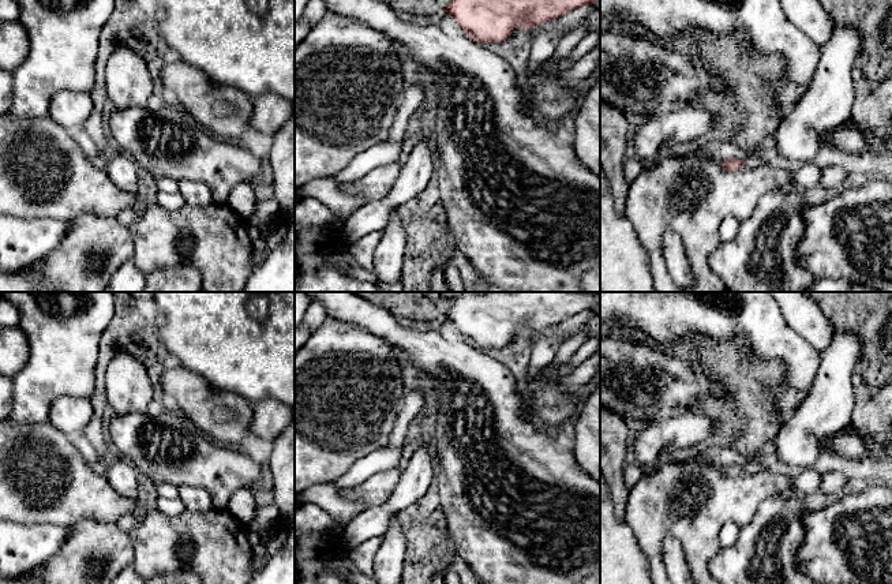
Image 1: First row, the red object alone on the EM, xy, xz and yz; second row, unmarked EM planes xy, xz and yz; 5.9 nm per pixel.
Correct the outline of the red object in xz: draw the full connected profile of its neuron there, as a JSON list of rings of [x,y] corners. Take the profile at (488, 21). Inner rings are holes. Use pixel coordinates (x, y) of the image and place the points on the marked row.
[[[451,0],[442,11],[449,14],[473,41],[492,44],[506,41],[517,26],[520,30],[537,27],[597,1],[600,0]]]

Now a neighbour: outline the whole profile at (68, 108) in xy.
[[[65,89],[50,100],[48,116],[70,131],[74,127],[83,126],[91,111],[90,94]]]

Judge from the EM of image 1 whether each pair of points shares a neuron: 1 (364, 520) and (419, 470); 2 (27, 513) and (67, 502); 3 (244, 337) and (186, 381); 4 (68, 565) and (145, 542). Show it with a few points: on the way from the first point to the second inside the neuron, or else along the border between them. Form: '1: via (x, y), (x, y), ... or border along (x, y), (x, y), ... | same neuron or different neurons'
1: via (381, 515), (412, 486) | same neuron
2: via (37, 512), (53, 509), (57, 505) | same neuron
3: border along (173, 362), (201, 374), (224, 390) | different neurons
4: border along (130, 534), (132, 565) | different neurons

